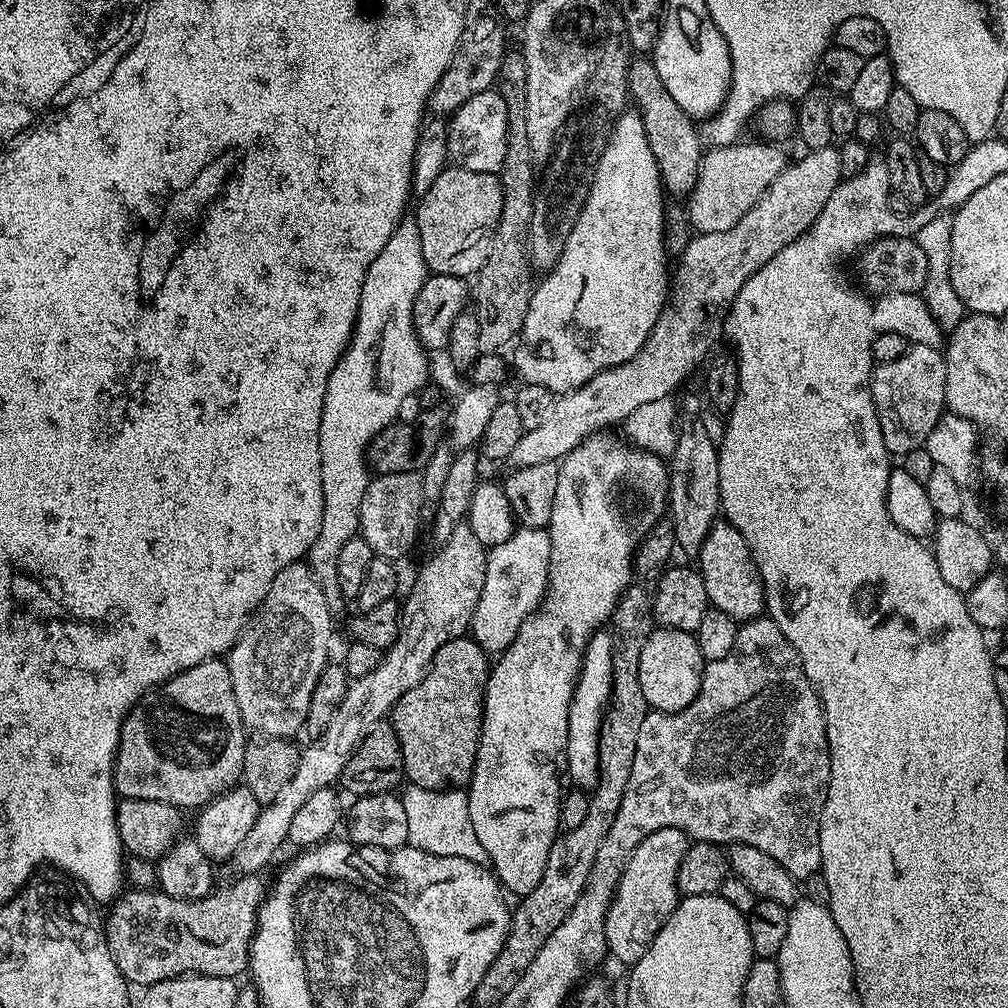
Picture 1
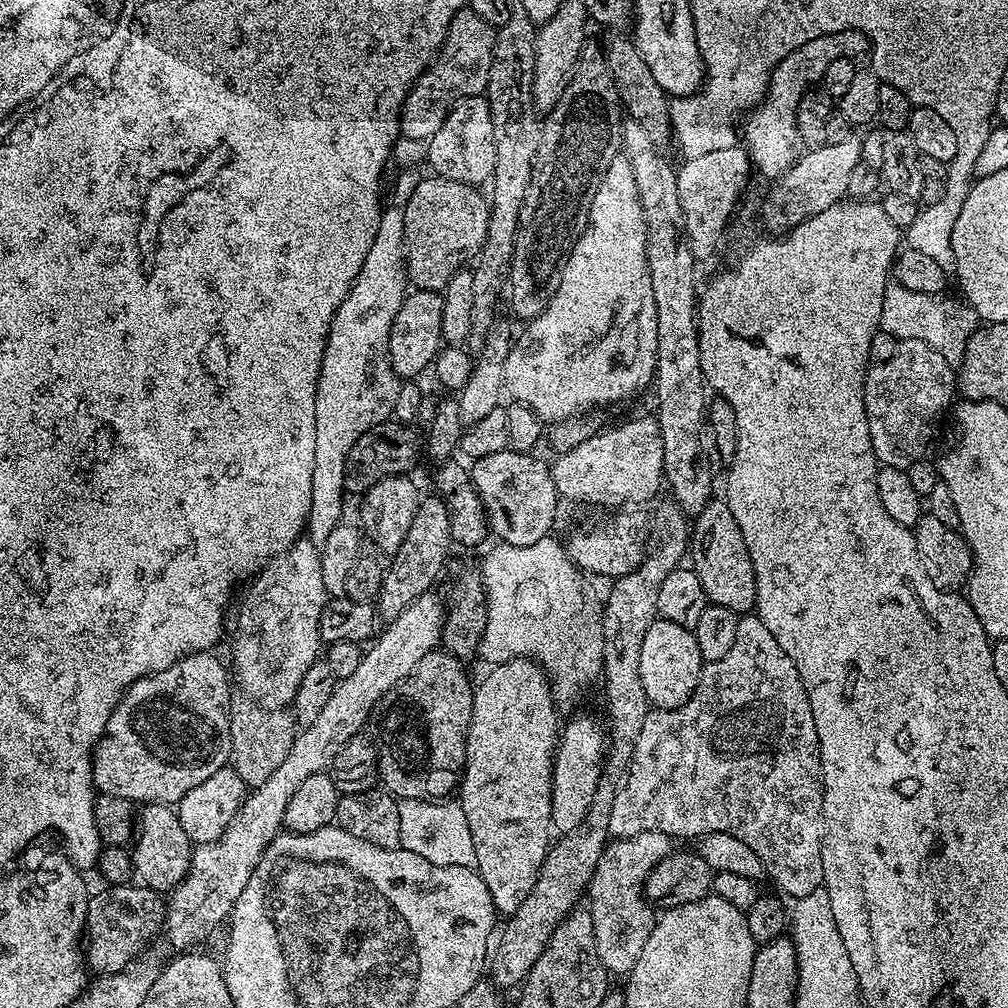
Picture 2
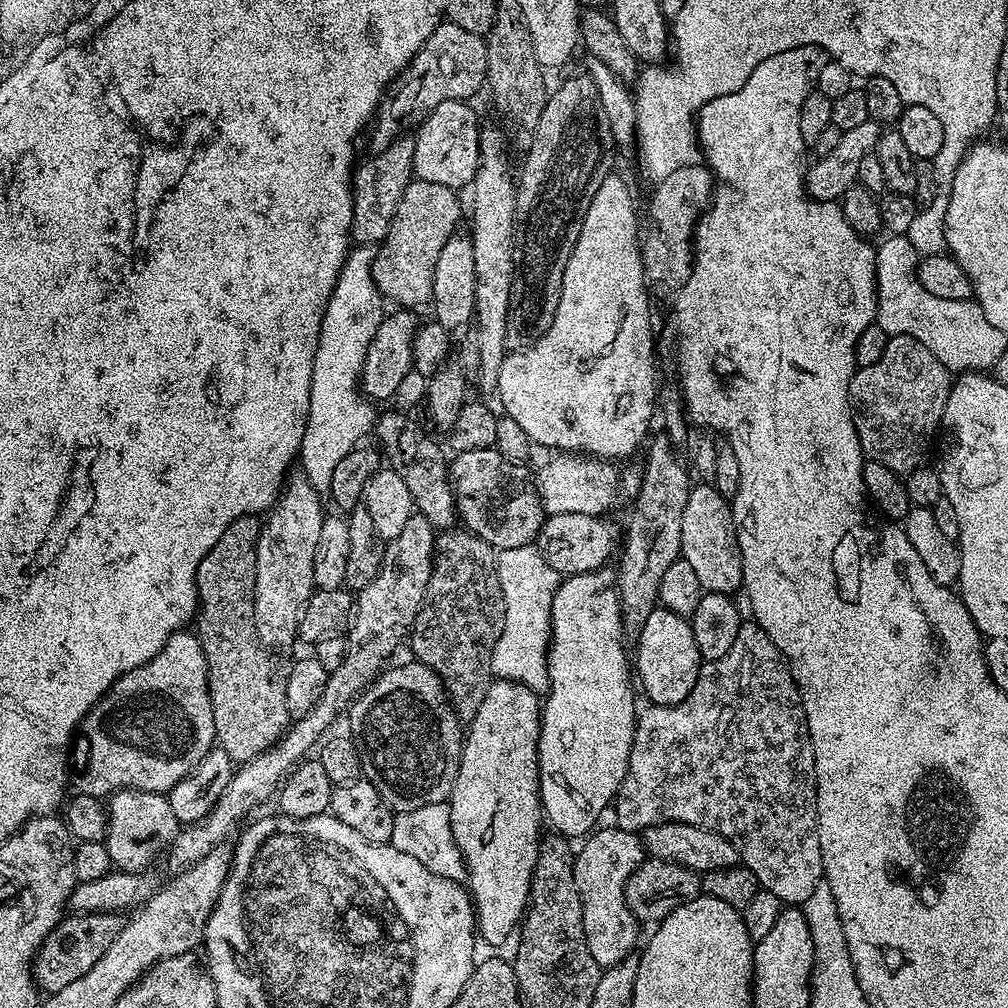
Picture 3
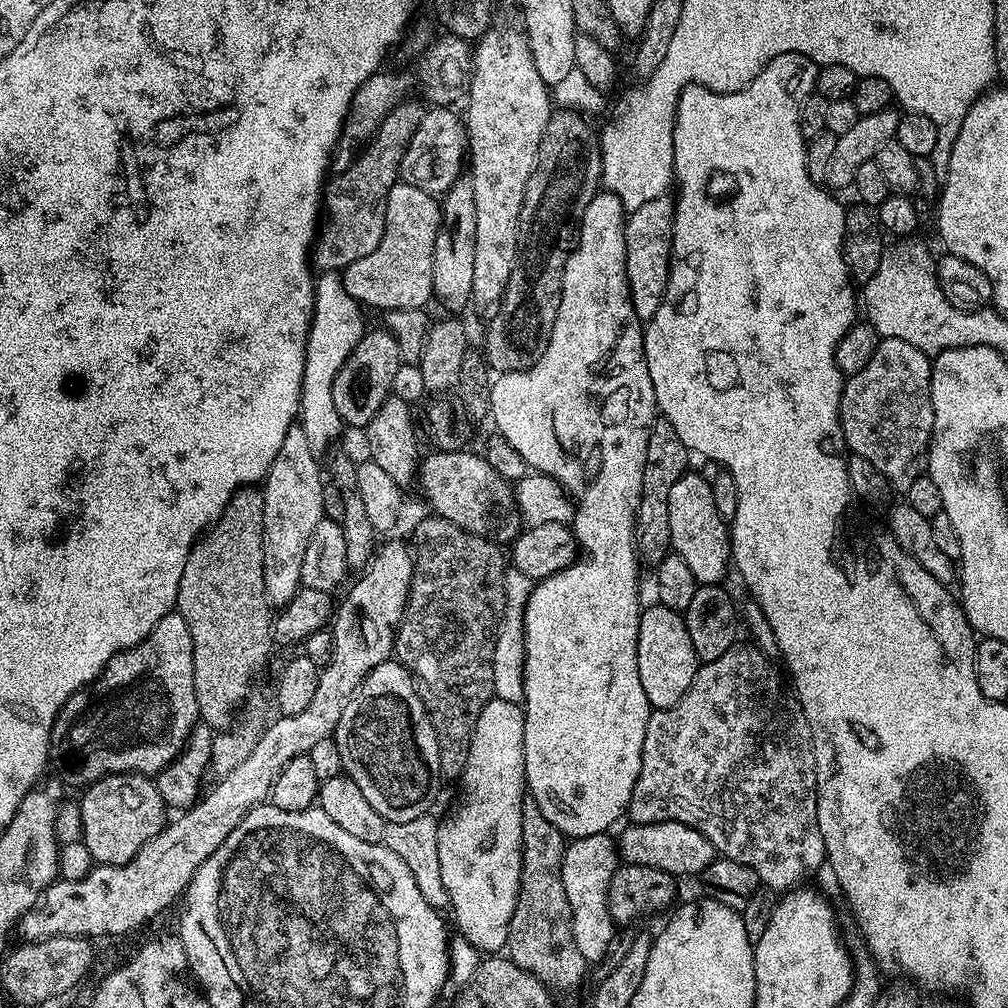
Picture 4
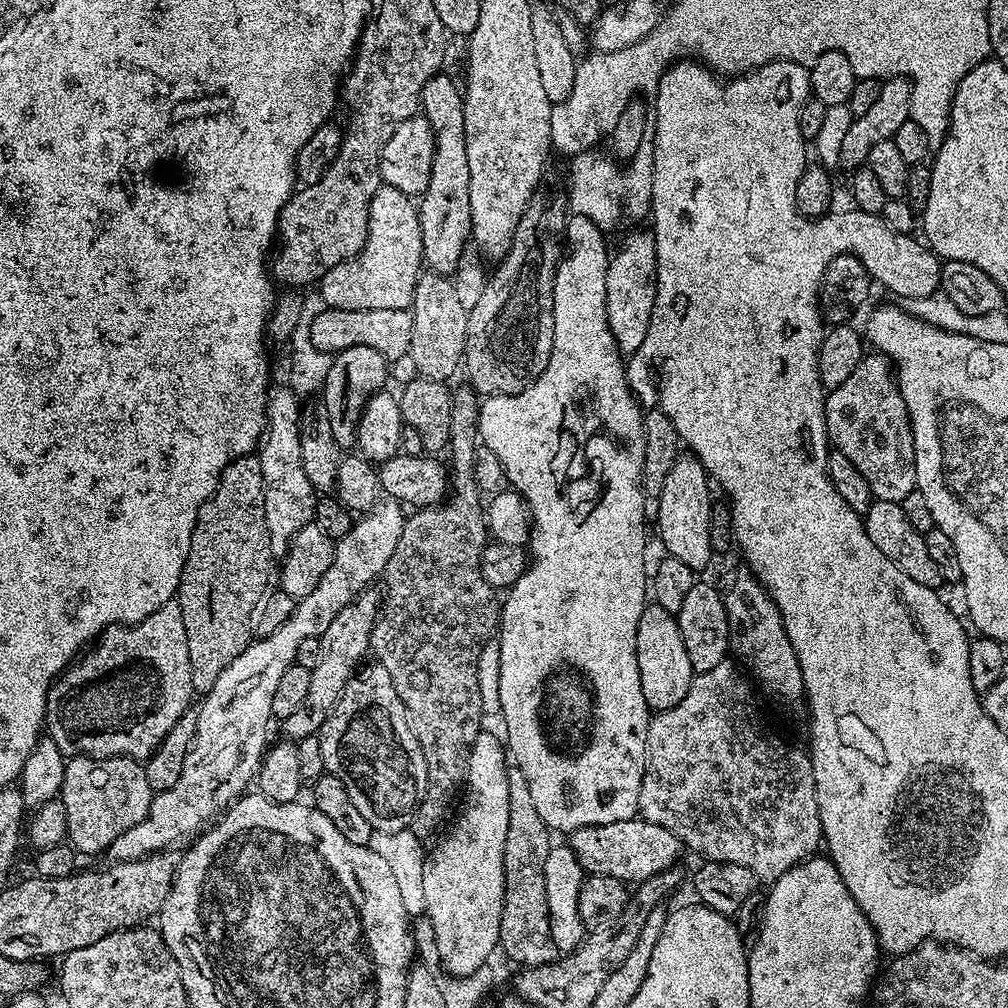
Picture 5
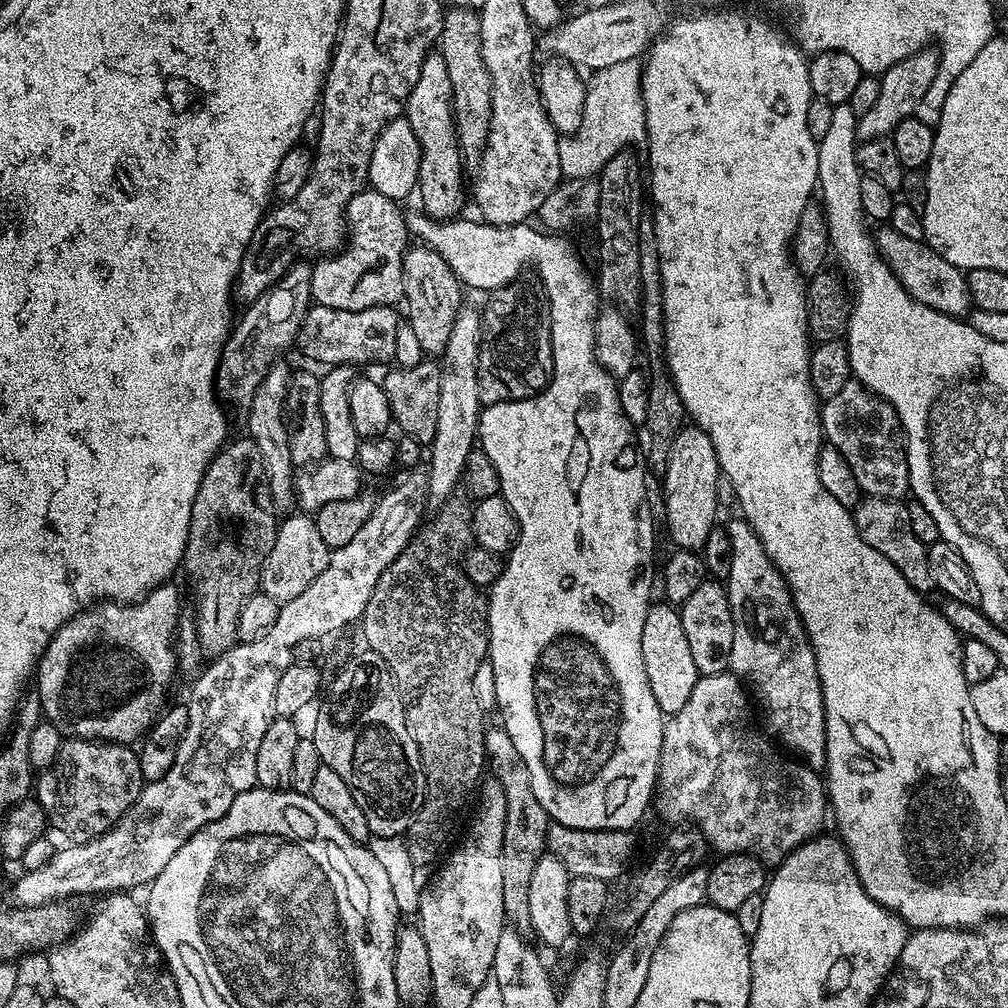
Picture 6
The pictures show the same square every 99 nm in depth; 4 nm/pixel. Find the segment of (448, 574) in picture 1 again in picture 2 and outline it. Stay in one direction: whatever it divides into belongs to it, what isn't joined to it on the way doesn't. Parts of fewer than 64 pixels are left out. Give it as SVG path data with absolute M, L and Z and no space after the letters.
M432 590L423 592L418 599L410 602L410 606L406 606L406 610L402 610L402 614L387 621L386 627L388 629L385 632L383 629L378 638L371 641L370 647L372 649L368 648L363 653L358 670L354 671L350 677L337 679L334 694L330 694L330 702L326 702L322 714L318 714L318 719L310 727L297 731L294 746L290 746L290 754L286 754L282 766L278 766L278 770L274 770L274 774L270 774L270 778L266 778L266 782L262 782L262 786L251 789L245 795L240 813L234 818L234 822L230 822L230 826L226 826L222 838L209 844L193 847L192 861L188 867L186 878L177 888L172 889L166 900L162 936L163 939L168 939L170 947L180 948L176 950L195 949L200 946L196 944L202 943L220 923L221 927L231 917L234 902L238 902L238 894L242 894L246 882L250 882L250 874L254 874L266 846L270 846L272 839L279 836L284 828L286 806L289 805L294 790L298 790L298 786L302 786L302 782L306 778L310 778L310 774L318 774L331 769L332 760L338 754L338 750L342 750L342 746L346 746L346 742L350 742L350 738L361 735L365 731L364 724L366 728L371 714L376 708L376 703L391 688L398 686L398 682L402 682L402 678L406 678L406 674L410 674L410 670L414 670L414 666L418 666L418 662L422 662L422 658L426 658L426 654L433 652L441 643L446 604L441 597L439 600L434 593L435 591Z

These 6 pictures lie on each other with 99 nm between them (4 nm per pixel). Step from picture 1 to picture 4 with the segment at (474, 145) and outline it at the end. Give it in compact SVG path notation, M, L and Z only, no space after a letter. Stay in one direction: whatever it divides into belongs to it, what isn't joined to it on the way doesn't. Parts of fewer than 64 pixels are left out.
M432 106L425 111L422 122L418 122L418 130L414 130L414 138L406 146L400 162L400 175L403 183L418 186L418 190L426 190L431 196L439 197L458 179L461 179L466 168L468 151L468 129L465 121L452 113L448 106Z

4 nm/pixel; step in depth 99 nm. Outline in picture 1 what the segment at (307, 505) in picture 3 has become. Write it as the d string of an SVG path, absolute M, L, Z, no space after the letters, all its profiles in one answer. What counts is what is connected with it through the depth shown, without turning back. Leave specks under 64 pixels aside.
M307 563L286 566L286 570L270 582L270 590L266 590L263 602L252 613L232 651L226 656L234 698L249 733L257 732L260 738L292 738L296 731L304 728L310 697L314 695L314 682L318 682L318 674L322 674L324 665L330 660L328 639L332 636L332 616L334 612L328 606L326 594Z

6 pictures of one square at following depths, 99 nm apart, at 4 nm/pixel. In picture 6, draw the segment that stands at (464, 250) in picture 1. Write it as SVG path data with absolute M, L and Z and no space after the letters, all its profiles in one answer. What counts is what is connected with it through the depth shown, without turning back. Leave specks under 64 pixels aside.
M365 190L354 194L348 203L347 227L350 239L346 247L331 258L324 258L312 272L312 300L334 310L366 310L367 308L386 308L401 303L404 295L404 253L409 247L410 233L404 221L401 205L395 200Z

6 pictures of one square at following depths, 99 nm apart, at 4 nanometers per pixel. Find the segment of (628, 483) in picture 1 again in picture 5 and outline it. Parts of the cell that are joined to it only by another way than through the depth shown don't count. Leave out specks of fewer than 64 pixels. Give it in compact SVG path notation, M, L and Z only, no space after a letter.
M488 730L481 731L480 737L474 742L474 746L472 747L472 753L470 754L470 766L468 767L468 779L466 781L466 792L468 788L469 796L468 800L470 803L472 803L472 808L468 808L464 812L464 816L460 816L456 820L456 825L453 826L452 829L449 830L448 833L444 836L444 841L441 842L440 845L437 846L436 849L431 849L430 852L430 858L425 859L424 862L424 874L422 876L422 888L424 889L426 893L426 902L424 903L424 912L426 913L426 917L428 916L428 920L430 923L432 923L432 932L434 935L436 935L436 948L438 951L440 951L440 960L442 963L444 963L444 968L446 971L448 971L447 975L452 978L459 978L462 976L474 976L477 975L481 971L480 968L483 966L484 963L488 960L488 955L491 954L492 951L497 951L499 942L500 942L500 923L502 922L502 906L504 905L504 858L505 856L509 855L510 848L508 848L508 836L510 837L510 833L512 832L512 821L514 819L514 809L510 806L510 782L508 781L508 769L510 767L510 760L509 757L506 755L506 744L503 739L500 740L496 736L491 736L490 733L488 733Z

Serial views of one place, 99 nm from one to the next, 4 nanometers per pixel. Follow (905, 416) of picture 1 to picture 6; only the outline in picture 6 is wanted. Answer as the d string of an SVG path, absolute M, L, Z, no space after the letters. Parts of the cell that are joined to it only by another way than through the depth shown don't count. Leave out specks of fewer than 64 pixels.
M853 378L834 394L834 398L823 401L820 422L827 443L835 446L838 454L850 462L850 470L854 470L854 478L858 478L858 486L865 497L903 501L904 495L909 495L906 440L890 402Z

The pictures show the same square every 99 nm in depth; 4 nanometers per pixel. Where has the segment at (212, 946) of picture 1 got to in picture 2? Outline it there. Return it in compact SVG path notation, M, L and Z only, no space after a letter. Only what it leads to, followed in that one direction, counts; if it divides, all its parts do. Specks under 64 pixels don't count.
M139 883L114 884L103 889L105 892L93 891L88 898L88 922L86 925L86 964L93 973L109 976L121 972L128 963L135 960L149 947L155 936L161 935L164 927L166 900L161 893L146 888Z

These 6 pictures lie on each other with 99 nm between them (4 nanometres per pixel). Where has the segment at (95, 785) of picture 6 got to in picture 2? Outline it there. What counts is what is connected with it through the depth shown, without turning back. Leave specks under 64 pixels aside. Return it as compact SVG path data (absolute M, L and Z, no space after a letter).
M146 804L138 812L138 835L131 845L132 867L139 883L161 894L171 893L186 878L194 845L186 838L175 807L170 804Z

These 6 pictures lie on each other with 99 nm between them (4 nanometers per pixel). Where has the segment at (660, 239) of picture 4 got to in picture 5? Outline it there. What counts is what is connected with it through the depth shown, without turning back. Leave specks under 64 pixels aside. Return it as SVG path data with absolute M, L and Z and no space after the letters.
M651 231L632 232L625 238L620 250L609 259L606 276L606 312L612 331L616 334L616 345L621 353L639 352L642 342L646 342L646 330L650 330L650 314L654 310L656 297L656 240Z

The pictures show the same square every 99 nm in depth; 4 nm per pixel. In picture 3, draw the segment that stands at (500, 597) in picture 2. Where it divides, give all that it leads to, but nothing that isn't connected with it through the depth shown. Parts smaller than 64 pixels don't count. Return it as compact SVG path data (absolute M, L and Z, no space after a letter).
M527 544L497 551L498 582L504 599L504 625L490 658L493 677L525 684L537 694L548 690L548 645L552 639L552 603L560 573L546 562L540 549Z

